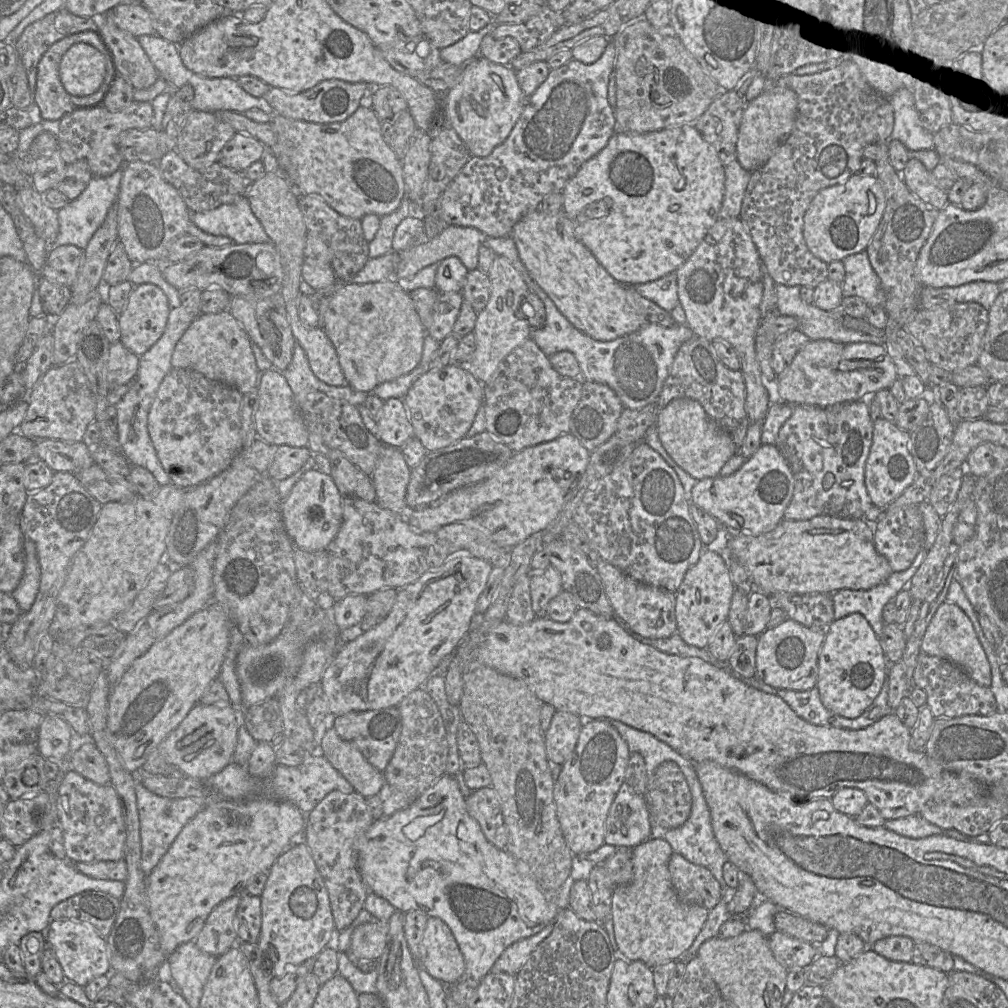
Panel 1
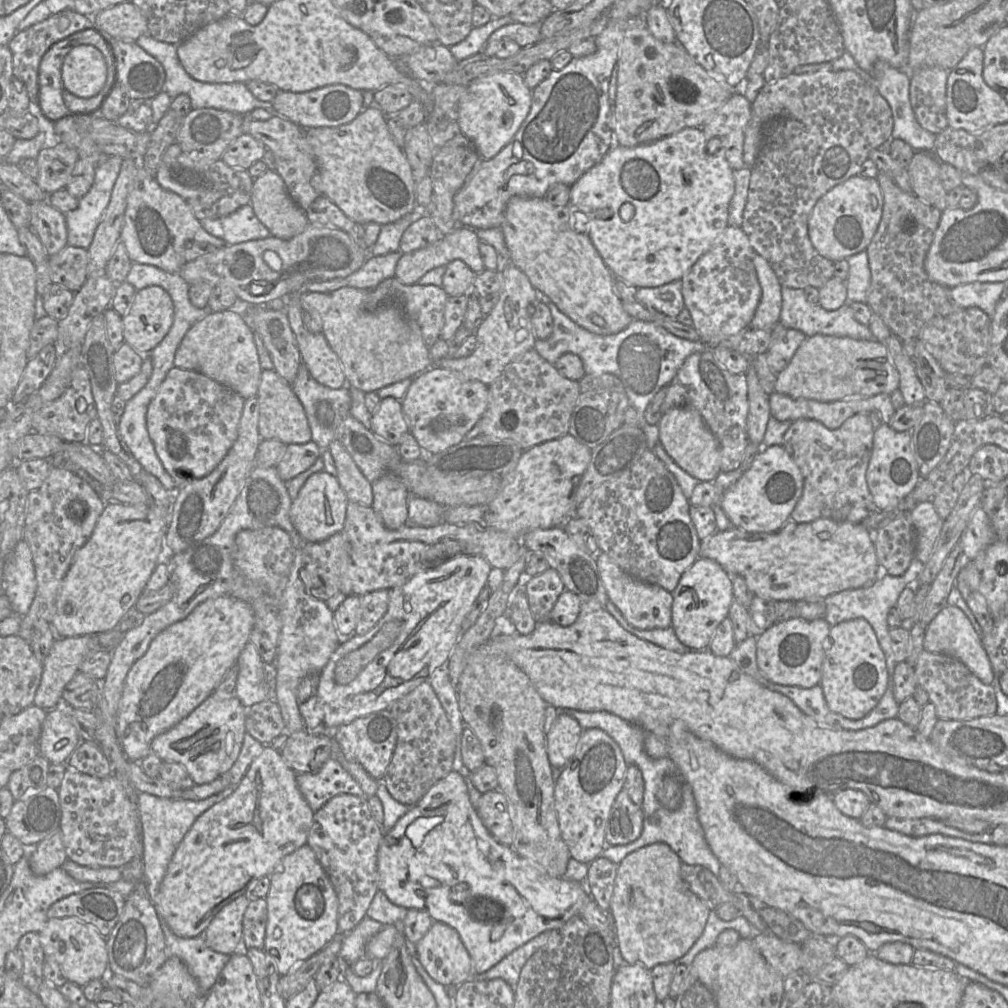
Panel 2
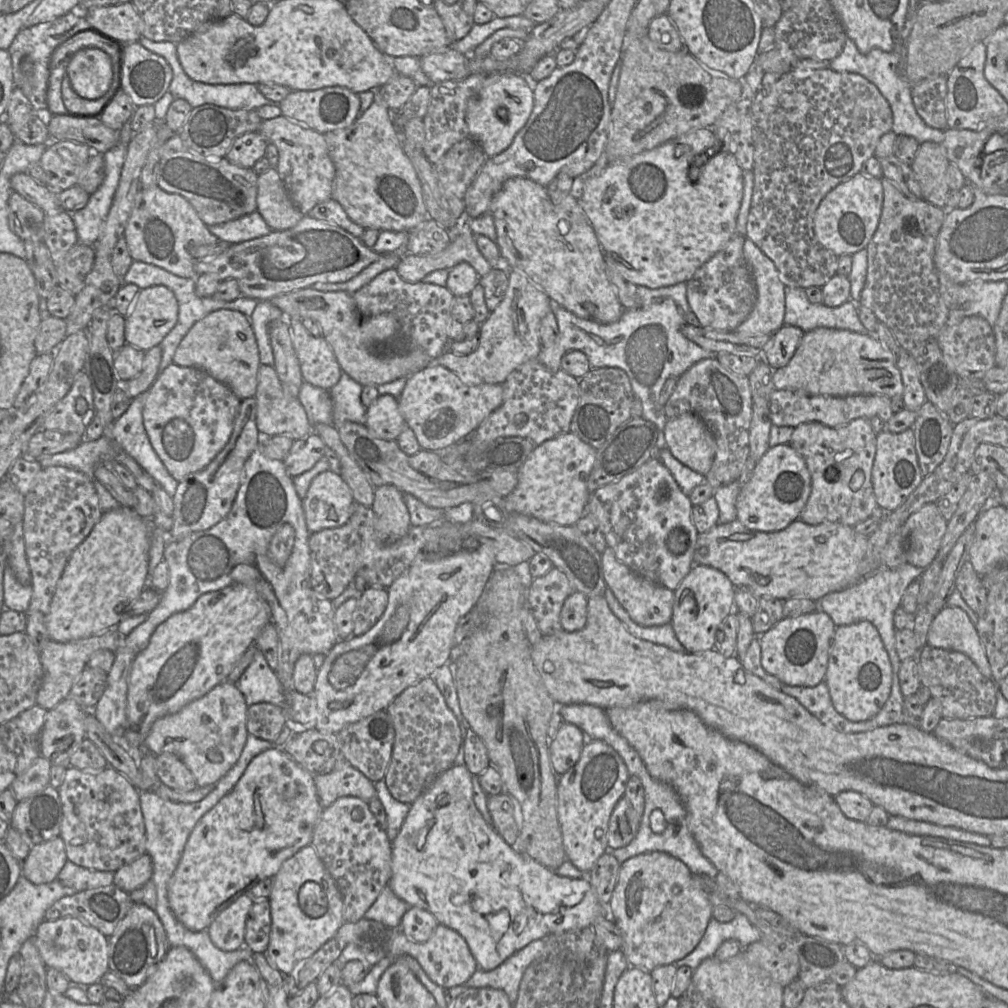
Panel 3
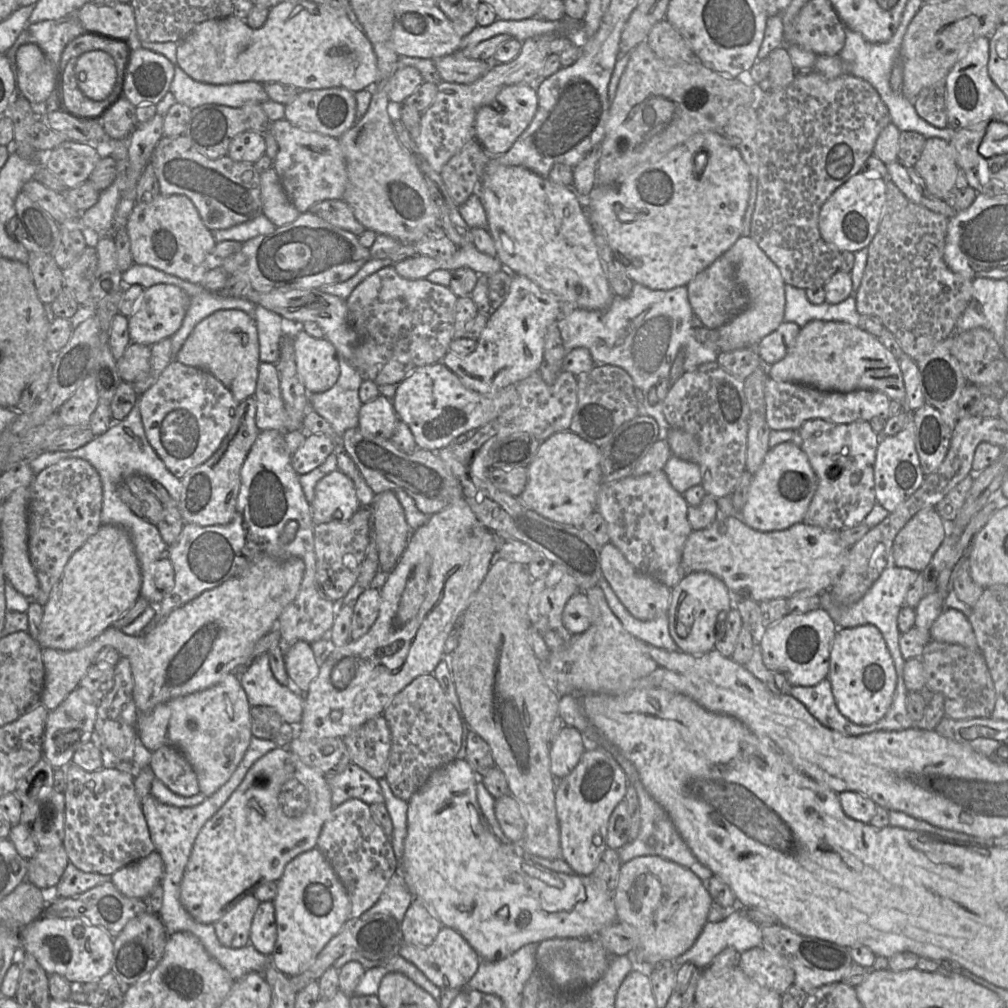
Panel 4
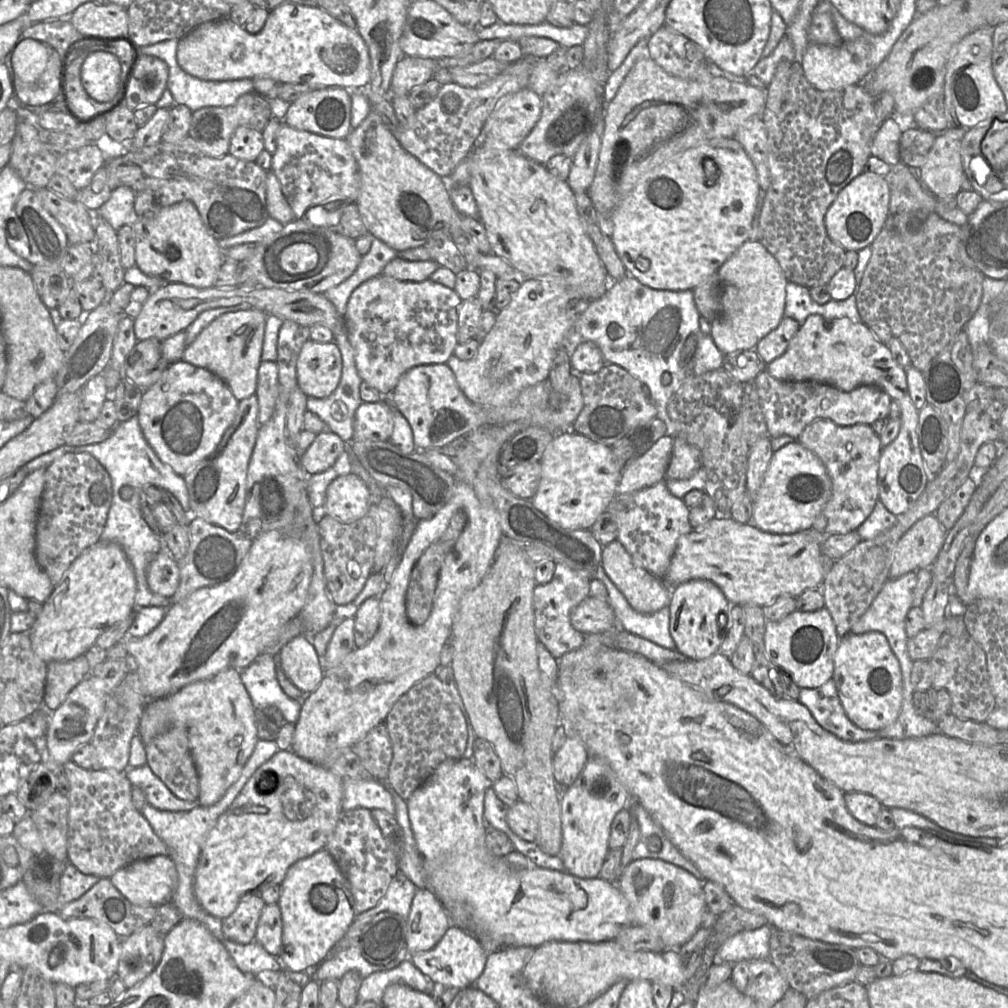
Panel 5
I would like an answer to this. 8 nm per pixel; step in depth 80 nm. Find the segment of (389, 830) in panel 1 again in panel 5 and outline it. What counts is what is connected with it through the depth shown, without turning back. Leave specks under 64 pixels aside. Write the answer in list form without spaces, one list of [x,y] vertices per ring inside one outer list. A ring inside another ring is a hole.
[[[461,758],[447,760],[439,764],[432,774],[417,788],[406,800],[408,817],[416,840],[418,851],[422,857],[422,866],[426,878],[426,886],[440,901],[448,916],[452,909],[466,909],[471,920],[471,926],[481,934],[485,934],[492,941],[502,947],[538,947],[550,941],[587,941],[602,942],[614,940],[621,929],[630,924],[630,910],[628,903],[616,883],[608,882],[600,877],[583,879],[569,874],[566,871],[549,870],[540,867],[533,869],[514,869],[503,858],[493,856],[485,844],[487,824],[483,817],[484,795],[487,788],[491,787],[487,777],[480,771],[472,759]]]

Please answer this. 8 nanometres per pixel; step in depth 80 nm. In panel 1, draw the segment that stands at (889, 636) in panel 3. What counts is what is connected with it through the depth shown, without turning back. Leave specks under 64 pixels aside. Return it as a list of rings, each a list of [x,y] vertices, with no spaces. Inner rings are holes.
[[[924,548],[917,554],[911,566],[905,571],[892,572],[882,583],[869,590],[841,589],[831,595],[834,606],[834,620],[852,613],[862,614],[879,638],[885,625],[882,612],[884,606],[906,589],[909,581],[923,563],[928,550]]]

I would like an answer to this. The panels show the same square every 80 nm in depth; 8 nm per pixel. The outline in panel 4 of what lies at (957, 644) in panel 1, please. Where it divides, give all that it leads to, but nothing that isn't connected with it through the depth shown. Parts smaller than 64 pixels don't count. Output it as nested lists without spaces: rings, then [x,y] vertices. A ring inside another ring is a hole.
[[[944,609],[933,623],[930,636],[937,642],[959,644],[972,650],[979,650],[975,633],[968,618],[955,609]]]

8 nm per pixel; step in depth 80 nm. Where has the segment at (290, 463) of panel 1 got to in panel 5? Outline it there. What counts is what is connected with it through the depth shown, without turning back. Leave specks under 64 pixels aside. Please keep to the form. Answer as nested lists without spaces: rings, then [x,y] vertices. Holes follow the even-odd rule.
[[[324,430],[318,433],[309,448],[298,457],[298,463],[307,475],[329,469],[337,458],[348,448],[337,434]]]

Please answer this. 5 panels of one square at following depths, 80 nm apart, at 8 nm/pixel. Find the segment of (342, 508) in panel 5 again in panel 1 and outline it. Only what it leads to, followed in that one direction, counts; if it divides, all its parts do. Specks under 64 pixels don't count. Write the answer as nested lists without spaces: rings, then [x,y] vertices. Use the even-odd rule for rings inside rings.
[[[314,468],[301,476],[281,504],[286,532],[296,548],[307,551],[328,548],[342,524],[342,498],[330,475]]]

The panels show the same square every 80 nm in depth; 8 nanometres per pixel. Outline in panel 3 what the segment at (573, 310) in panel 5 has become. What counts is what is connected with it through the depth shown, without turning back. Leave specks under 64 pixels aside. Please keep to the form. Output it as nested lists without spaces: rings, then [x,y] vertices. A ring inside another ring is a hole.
[[[509,269],[508,277],[504,299],[480,325],[477,349],[468,355],[457,355],[447,349],[433,360],[433,364],[452,371],[465,385],[502,384],[517,366],[538,359],[542,348],[540,323],[552,311],[552,300],[520,271]]]

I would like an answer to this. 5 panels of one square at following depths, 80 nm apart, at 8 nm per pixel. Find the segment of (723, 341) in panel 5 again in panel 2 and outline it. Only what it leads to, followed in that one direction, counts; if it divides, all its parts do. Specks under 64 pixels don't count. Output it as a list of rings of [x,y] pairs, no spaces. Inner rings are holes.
[[[755,253],[753,262],[761,286],[761,298],[747,328],[763,329],[780,322],[782,286],[765,258]]]

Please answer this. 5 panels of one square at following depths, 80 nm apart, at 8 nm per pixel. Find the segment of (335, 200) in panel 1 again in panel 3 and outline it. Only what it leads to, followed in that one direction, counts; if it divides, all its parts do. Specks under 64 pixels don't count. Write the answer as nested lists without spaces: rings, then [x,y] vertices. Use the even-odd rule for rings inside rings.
[[[376,99],[352,125],[327,132],[324,137],[335,167],[331,198],[343,207],[352,221],[365,229],[409,232],[428,217],[420,180],[402,150],[402,131],[400,135],[393,123],[392,112],[383,102]]]

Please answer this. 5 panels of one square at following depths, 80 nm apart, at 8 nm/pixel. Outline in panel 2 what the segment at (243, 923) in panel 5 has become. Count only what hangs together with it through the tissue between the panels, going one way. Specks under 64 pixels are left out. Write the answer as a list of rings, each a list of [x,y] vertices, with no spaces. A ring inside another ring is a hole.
[[[243,894],[216,913],[203,933],[208,947],[227,955],[243,948],[243,916],[250,900],[249,894]]]

